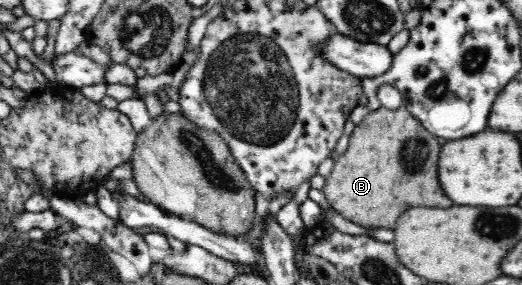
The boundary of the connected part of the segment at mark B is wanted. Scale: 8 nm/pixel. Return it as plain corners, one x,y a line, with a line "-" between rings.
380,106
368,112
354,127
348,147
334,161
322,192
330,207
345,219
365,229
395,229
399,215
409,207
453,207
437,179
435,163
439,159
439,149
437,137
431,135
405,106
396,110

